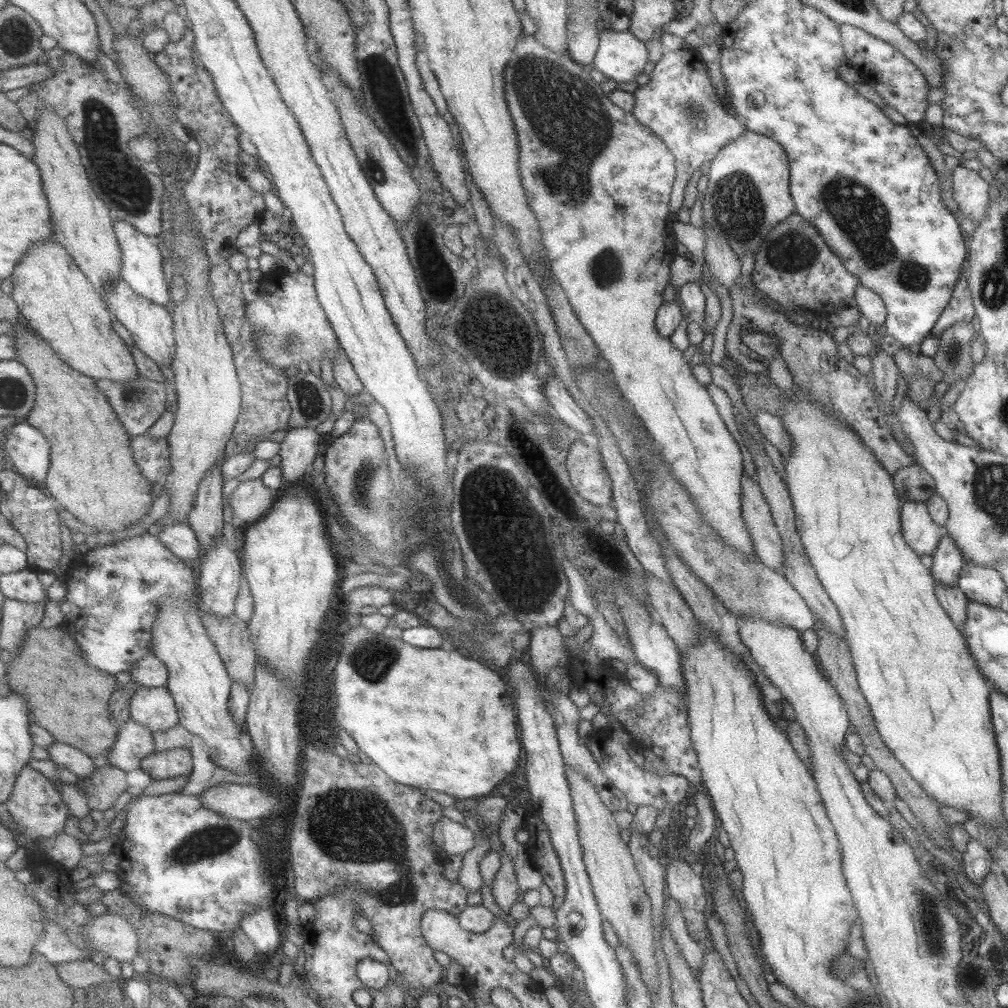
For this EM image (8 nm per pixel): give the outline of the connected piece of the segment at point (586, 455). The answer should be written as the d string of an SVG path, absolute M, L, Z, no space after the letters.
M577 440L568 451L567 468L573 486L584 500L597 507L612 503L610 476L597 446L589 447L584 441Z

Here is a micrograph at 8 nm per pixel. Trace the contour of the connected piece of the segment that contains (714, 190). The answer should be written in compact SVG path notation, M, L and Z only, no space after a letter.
M745 130L743 135L724 144L709 166L707 186L700 199L702 222L738 257L746 252L754 256L767 232L794 213L787 190L787 156L773 139Z

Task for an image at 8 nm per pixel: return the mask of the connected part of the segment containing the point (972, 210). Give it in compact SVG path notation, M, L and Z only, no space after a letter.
M960 164L952 170L953 198L960 214L964 214L969 222L975 224L984 218L990 203L987 188L987 181L981 179L977 171Z

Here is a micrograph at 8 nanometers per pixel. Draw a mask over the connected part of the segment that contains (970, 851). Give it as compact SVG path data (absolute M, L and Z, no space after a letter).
M969 839L966 851L961 855L962 872L973 884L979 886L994 869L992 856L976 840Z

